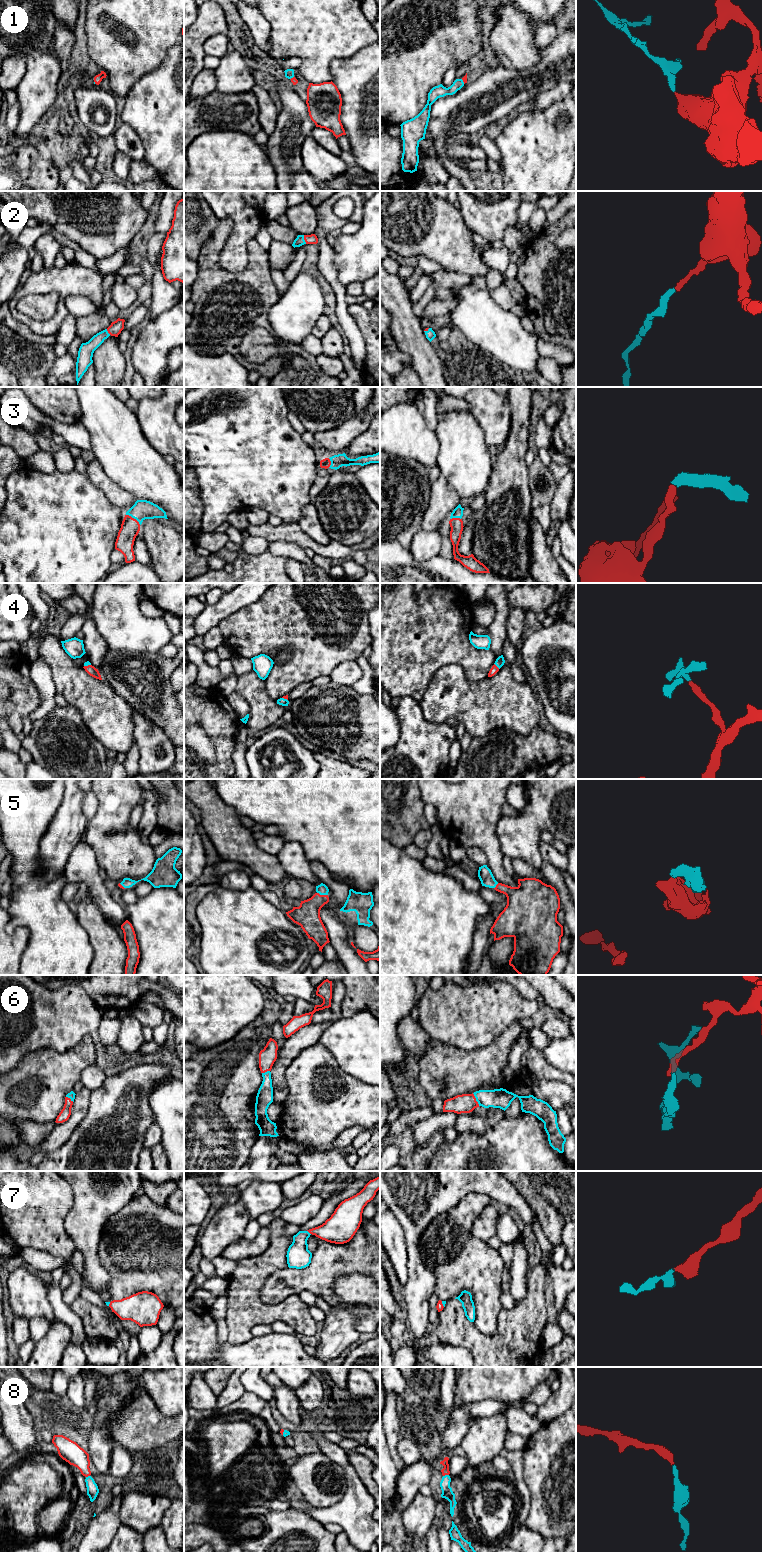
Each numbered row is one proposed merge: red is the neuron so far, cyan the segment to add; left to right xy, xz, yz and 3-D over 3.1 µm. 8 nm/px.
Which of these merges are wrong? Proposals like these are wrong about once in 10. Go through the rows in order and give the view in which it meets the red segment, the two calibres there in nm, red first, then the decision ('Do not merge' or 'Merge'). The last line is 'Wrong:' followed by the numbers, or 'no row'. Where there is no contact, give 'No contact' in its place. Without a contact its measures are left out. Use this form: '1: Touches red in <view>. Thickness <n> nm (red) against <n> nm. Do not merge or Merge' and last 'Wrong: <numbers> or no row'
1: Touches red in yz. Thickness 40 nm (red) against 100 nm. Merge
2: Touches red in xz. Thickness 80 nm (red) against 80 nm. Merge
3: Touches red in xy. Thickness 160 nm (red) against 160 nm. Merge
4: Touches red in yz. Thickness 60 nm (red) against 70 nm. Merge
5: Touches red in xz. Thickness 200 nm (red) against 90 nm. Merge
6: Touches red in yz. Thickness 160 nm (red) against 160 nm. Merge
7: Touches red in xz. Thickness 240 nm (red) against 190 nm. Merge
8: Touches red in yz. Thickness 60 nm (red) against 90 nm. Merge
Wrong: no row

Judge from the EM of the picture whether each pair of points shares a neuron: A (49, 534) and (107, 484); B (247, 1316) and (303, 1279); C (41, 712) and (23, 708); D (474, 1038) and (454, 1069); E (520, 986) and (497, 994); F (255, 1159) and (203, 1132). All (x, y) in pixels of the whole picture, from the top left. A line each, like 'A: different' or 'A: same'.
A: different
B: different
C: different
D: different
E: different
F: different

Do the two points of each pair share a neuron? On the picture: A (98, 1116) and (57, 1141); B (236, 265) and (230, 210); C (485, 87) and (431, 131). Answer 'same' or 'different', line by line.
A: different
B: same
C: same

